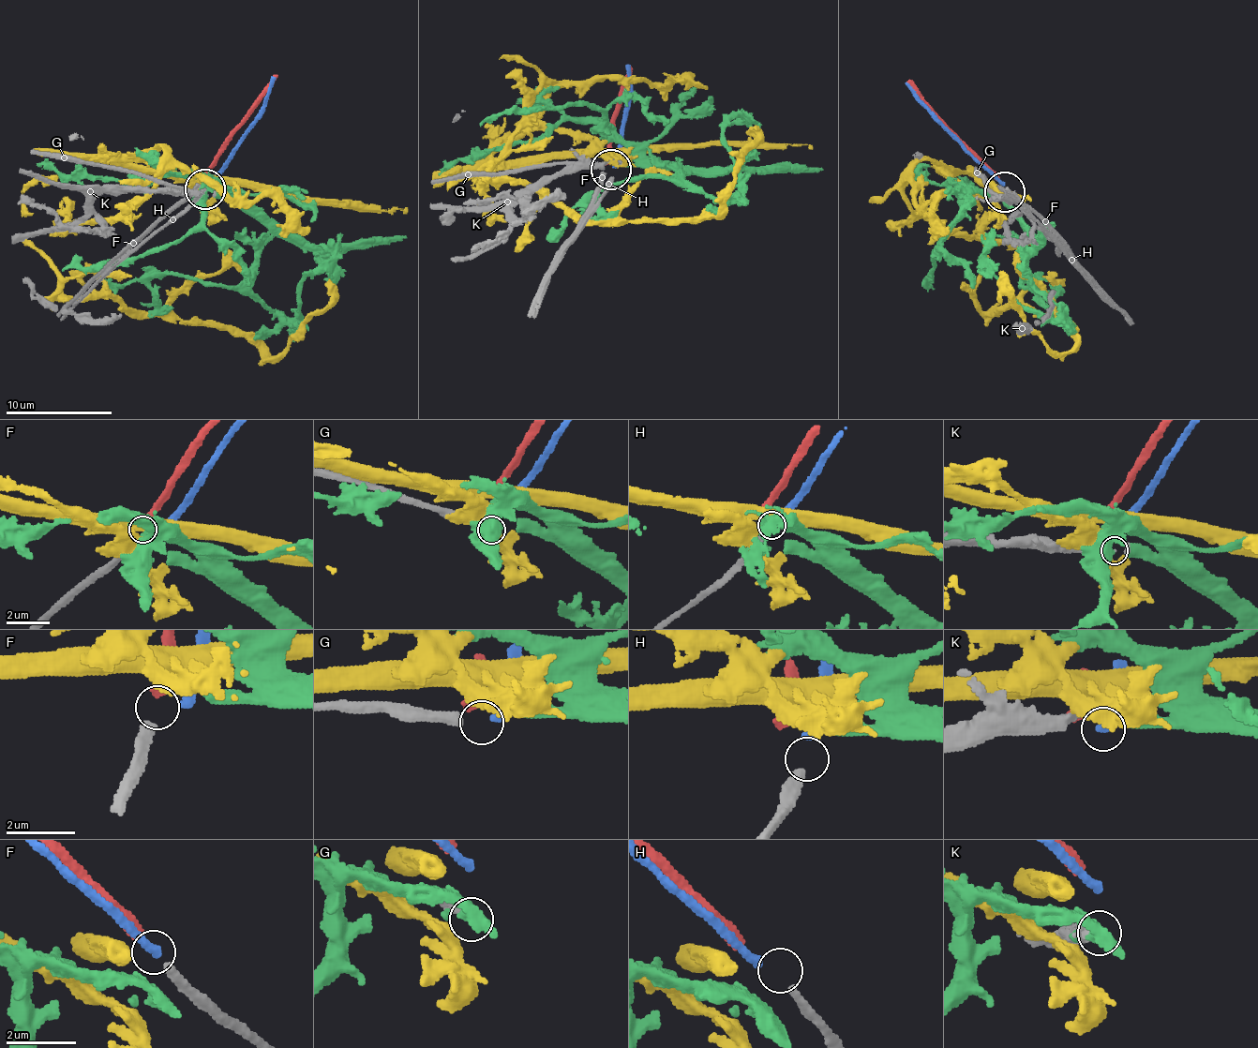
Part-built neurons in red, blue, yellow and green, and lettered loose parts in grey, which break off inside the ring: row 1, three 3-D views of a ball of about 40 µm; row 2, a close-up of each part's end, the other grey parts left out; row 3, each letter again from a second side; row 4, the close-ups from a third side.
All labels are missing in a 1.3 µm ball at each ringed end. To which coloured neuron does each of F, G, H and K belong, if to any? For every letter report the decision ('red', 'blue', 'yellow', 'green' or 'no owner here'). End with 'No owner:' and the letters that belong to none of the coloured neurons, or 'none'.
F: red
G: no owner here
H: blue
K: green
No owner: G

